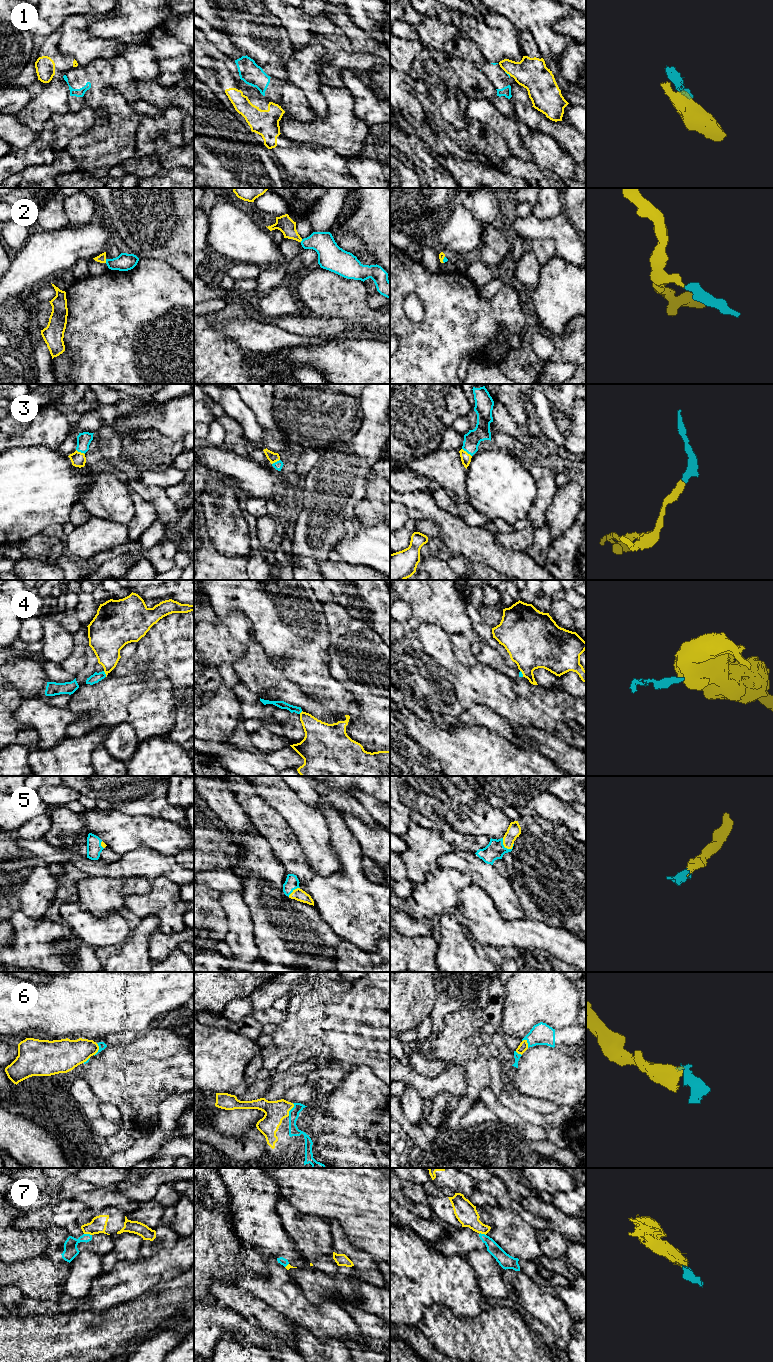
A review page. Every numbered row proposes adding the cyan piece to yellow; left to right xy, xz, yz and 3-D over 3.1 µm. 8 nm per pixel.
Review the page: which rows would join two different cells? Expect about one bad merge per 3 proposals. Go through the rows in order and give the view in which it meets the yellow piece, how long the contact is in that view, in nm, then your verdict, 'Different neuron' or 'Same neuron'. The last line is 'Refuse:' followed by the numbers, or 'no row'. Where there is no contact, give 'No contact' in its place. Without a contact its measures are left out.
1: Touches yellow in yz. Shared border 60 nm. Different neuron
2: Touches yellow in xy. Shared border 30 nm. Same neuron
3: Touches yellow in yz. Shared border 100 nm. Same neuron
4: Touches yellow in xy. Shared border 50 nm. Different neuron
5: Touches yellow in yz. Shared border 120 nm. Same neuron
6: Touches yellow in xz. Shared border 110 nm. Same neuron
7: Touches yellow in xy. Shared border 70 nm. Different neuron
Refuse: 1, 4, 7

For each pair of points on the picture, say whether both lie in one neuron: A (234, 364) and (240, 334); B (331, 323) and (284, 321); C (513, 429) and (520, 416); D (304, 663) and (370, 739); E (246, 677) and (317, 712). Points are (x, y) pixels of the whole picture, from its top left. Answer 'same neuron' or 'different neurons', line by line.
A: different neurons
B: same neuron
C: different neurons
D: different neurons
E: same neuron

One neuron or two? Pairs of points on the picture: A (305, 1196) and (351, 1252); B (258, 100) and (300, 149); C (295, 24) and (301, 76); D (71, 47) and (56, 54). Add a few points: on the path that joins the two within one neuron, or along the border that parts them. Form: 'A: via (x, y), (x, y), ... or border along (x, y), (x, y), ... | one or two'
A: border along (330, 1220), (336, 1220), (347, 1237) | two
B: via (261, 115), (270, 131), (285, 146) | one
C: border along (304, 48), (300, 50) | two
D: border along (59, 30), (58, 48), (69, 54), (78, 64) | two

